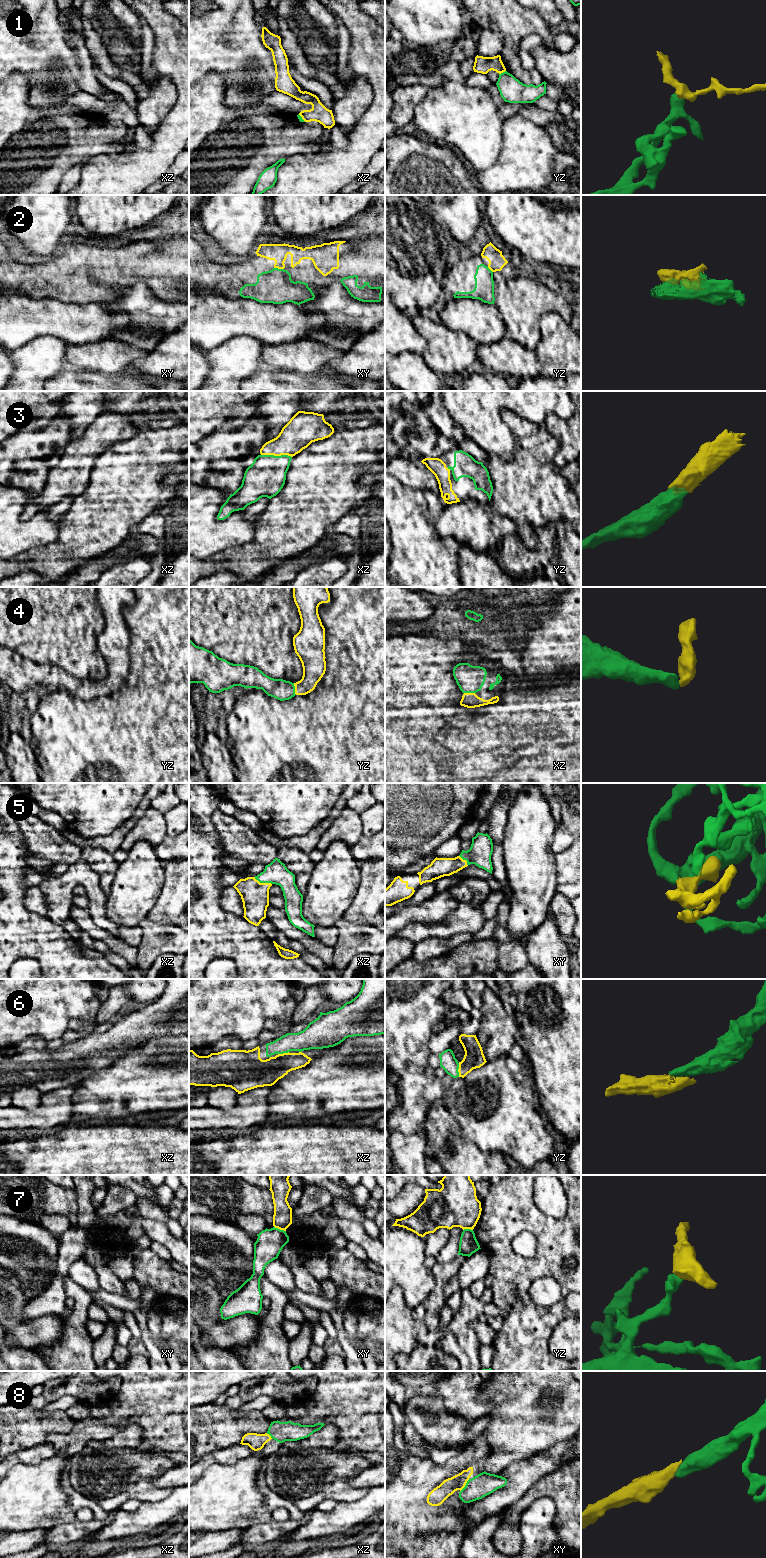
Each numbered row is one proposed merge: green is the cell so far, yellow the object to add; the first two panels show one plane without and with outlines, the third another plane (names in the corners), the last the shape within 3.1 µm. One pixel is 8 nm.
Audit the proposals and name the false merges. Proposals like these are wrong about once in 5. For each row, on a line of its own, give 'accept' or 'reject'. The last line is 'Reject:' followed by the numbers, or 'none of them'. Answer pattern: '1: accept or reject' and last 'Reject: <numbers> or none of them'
1: reject
2: accept
3: accept
4: accept
5: accept
6: accept
7: reject
8: accept
Reject: 1, 7

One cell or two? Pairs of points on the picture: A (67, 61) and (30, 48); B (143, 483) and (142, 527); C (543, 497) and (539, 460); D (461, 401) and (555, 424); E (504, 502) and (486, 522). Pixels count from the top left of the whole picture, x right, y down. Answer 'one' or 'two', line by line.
A: one
B: two
C: one
D: two
E: two

